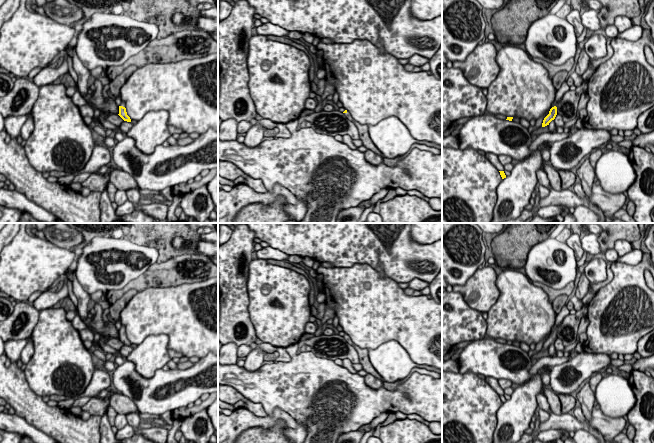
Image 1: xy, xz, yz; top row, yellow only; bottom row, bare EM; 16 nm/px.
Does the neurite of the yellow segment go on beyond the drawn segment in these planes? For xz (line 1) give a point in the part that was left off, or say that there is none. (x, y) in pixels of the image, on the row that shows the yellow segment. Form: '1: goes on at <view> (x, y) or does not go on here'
1: goes on at xz (348, 115)

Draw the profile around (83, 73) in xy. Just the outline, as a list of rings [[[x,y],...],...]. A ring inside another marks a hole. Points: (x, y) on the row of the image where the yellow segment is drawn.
[[[66,46],[66,51],[68,53],[68,56],[72,58],[72,65],[74,71],[77,73],[78,81],[78,92],[80,93],[81,97],[84,98],[84,96],[88,92],[88,79],[91,75],[91,71],[88,70],[82,63],[82,61],[77,56],[77,53],[74,48]]]

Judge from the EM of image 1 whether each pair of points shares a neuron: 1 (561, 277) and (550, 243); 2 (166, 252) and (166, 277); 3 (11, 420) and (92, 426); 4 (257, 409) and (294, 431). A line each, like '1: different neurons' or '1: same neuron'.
1: same neuron
2: different neurons
3: different neurons
4: different neurons

